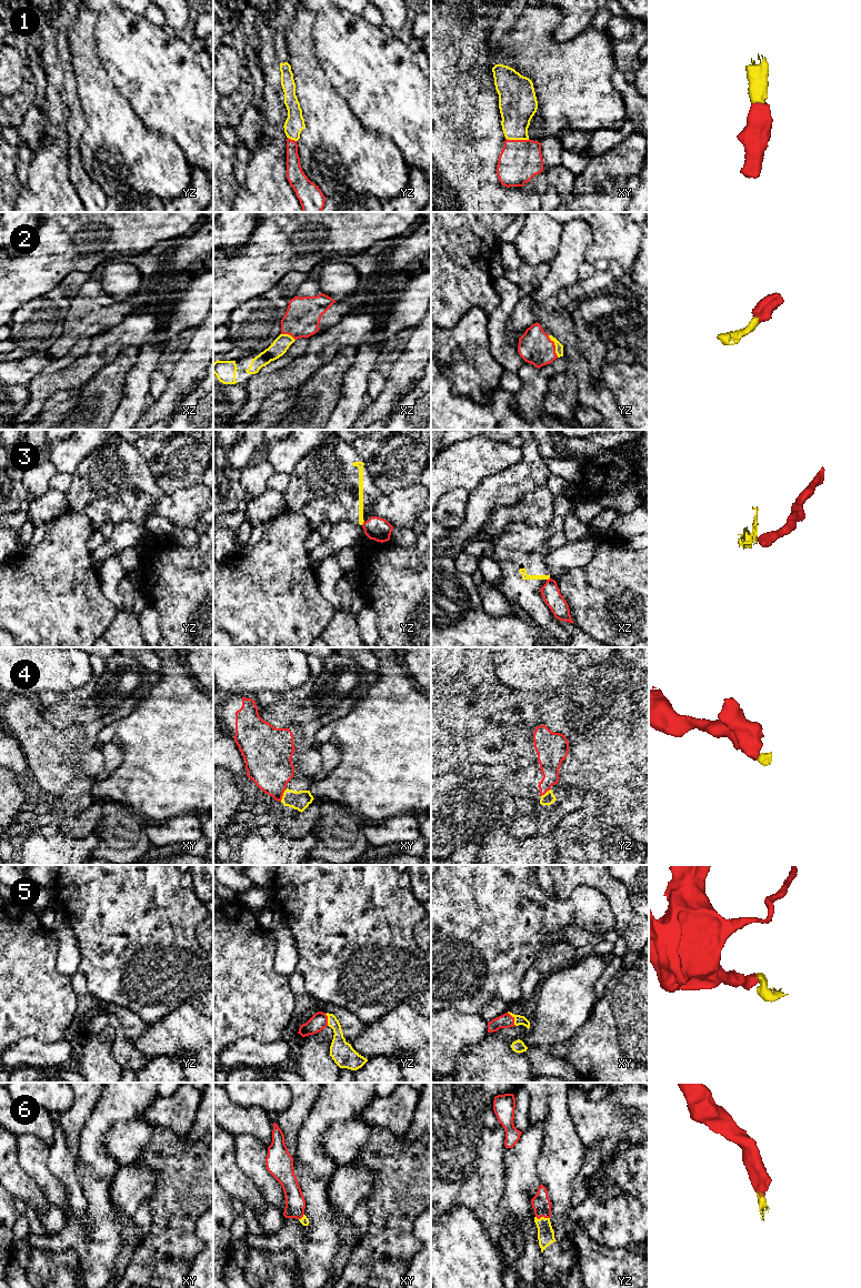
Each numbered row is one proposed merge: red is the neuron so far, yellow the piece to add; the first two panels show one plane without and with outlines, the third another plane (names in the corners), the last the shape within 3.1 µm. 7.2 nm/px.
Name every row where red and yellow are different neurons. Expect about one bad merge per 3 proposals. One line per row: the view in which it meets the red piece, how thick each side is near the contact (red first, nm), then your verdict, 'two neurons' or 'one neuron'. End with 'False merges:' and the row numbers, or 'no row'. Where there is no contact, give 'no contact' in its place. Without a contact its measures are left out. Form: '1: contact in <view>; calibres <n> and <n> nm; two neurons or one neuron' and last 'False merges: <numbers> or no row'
1: contact in xy; calibres 300 and 260 nm; one neuron
2: contact in yz; calibres 240 and 60 nm; one neuron
3: contact in yz; calibres 170 and 40 nm; two neurons
4: contact in xy; calibres 320 and 140 nm; one neuron
5: contact in xy; calibres 110 and 70 nm; one neuron
6: contact in yz; calibres 140 and 130 nm; one neuron
False merges: 3

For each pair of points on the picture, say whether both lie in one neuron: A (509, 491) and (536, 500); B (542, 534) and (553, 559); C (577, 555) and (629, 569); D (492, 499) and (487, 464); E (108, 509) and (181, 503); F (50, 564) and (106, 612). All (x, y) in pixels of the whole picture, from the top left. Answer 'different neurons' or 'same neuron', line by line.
A: different neurons
B: different neurons
C: different neurons
D: different neurons
E: same neuron
F: same neuron

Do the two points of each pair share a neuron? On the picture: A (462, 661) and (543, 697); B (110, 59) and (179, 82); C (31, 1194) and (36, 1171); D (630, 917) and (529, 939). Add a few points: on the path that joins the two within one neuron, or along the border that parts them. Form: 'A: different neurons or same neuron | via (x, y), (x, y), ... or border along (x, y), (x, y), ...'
A: same neuron | via (482, 681), (501, 700), (523, 700)
B: same neuron | via (127, 59), (142, 59), (162, 78)
C: different neurons | border along (18, 1159), (21, 1168), (36, 1183), (48, 1203)
D: different neurons | border along (604, 896), (613, 914), (616, 929)

